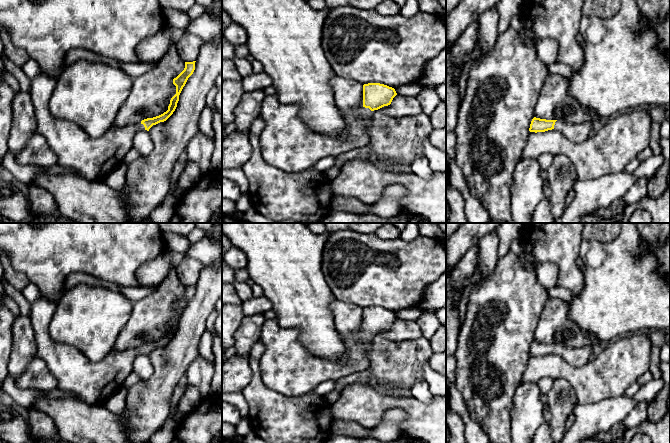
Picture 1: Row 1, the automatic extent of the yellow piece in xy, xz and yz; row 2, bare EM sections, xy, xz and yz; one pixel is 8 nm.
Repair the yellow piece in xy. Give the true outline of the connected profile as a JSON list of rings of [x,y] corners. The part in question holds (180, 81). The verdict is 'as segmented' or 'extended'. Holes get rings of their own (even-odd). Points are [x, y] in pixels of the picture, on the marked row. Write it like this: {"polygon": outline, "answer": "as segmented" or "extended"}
{"polygon": [[[185,62],[184,70],[173,79],[176,94],[171,98],[166,112],[140,123],[112,126],[98,138],[90,137],[75,123],[55,118],[51,114],[49,101],[57,79],[41,73],[31,79],[29,92],[35,108],[37,132],[44,136],[50,149],[56,154],[56,164],[74,169],[76,176],[87,181],[104,181],[133,148],[133,138],[137,131],[149,131],[153,125],[166,121],[173,114],[180,93],[195,70],[195,62]]], "answer": "extended"}

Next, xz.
{"polygon": [[[380,83],[363,85],[363,106],[351,112],[341,111],[346,122],[346,129],[341,137],[331,137],[328,134],[310,130],[299,115],[299,106],[281,104],[276,95],[266,96],[262,101],[259,116],[264,121],[260,135],[260,148],[263,159],[271,166],[286,173],[299,173],[314,166],[324,157],[337,157],[356,148],[369,145],[366,123],[371,118],[371,112],[391,104],[397,95],[394,88]]], "answer": "extended"}

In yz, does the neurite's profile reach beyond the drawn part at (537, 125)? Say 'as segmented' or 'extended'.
extended

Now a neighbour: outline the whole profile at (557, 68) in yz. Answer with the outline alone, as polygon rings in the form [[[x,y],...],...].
[[[558,61],[547,66],[547,70],[548,73],[560,75],[563,77],[570,77],[574,73],[570,65]]]

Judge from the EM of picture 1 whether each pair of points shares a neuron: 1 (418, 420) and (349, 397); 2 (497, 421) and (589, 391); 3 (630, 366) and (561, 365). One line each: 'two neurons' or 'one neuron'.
1: one neuron
2: two neurons
3: one neuron

